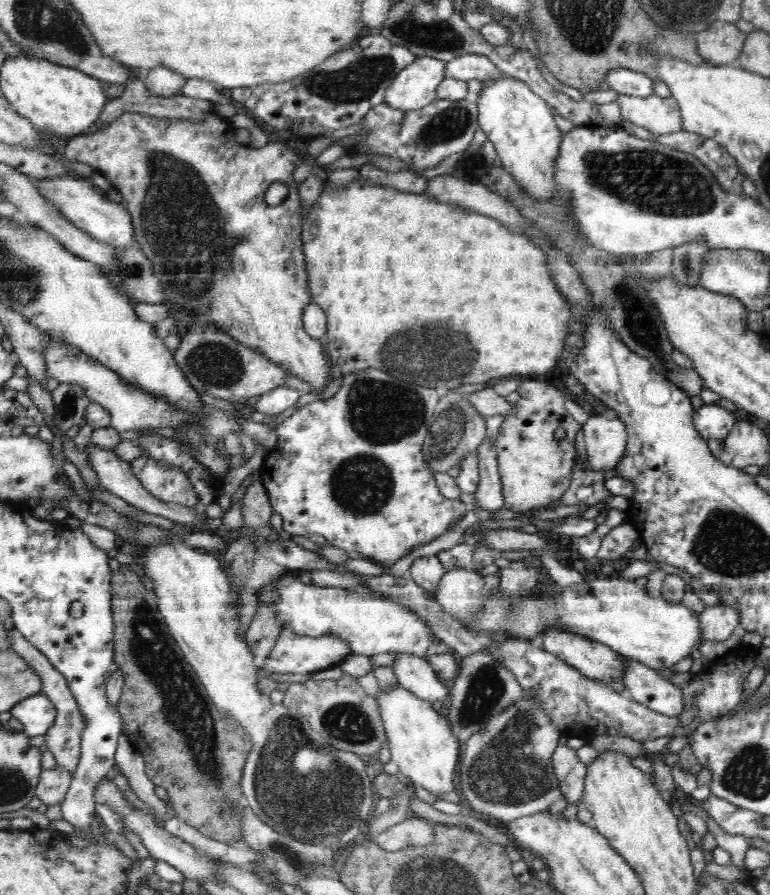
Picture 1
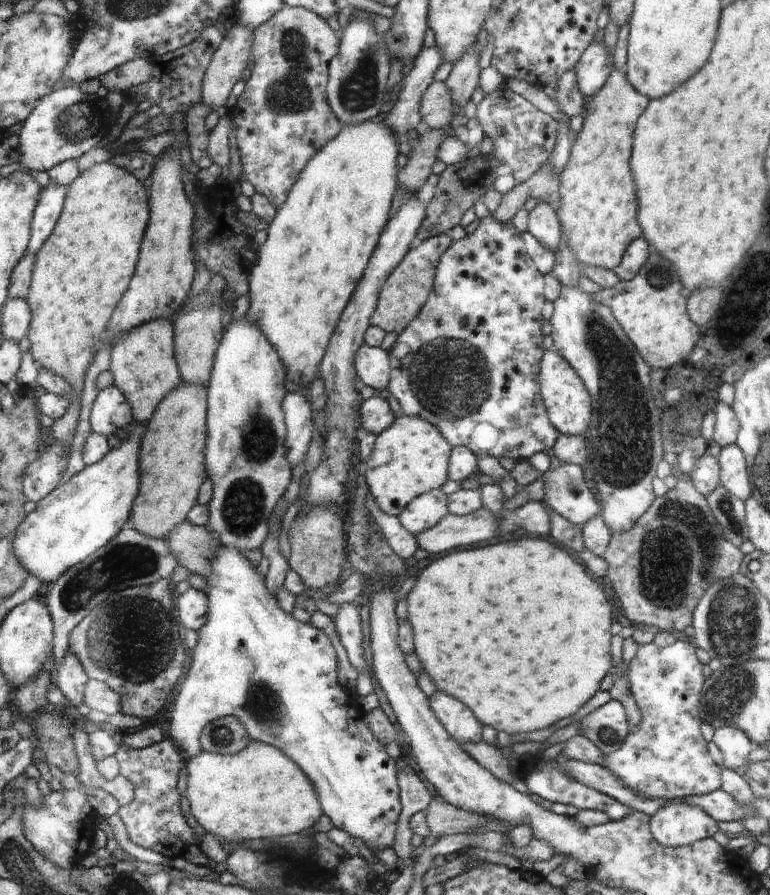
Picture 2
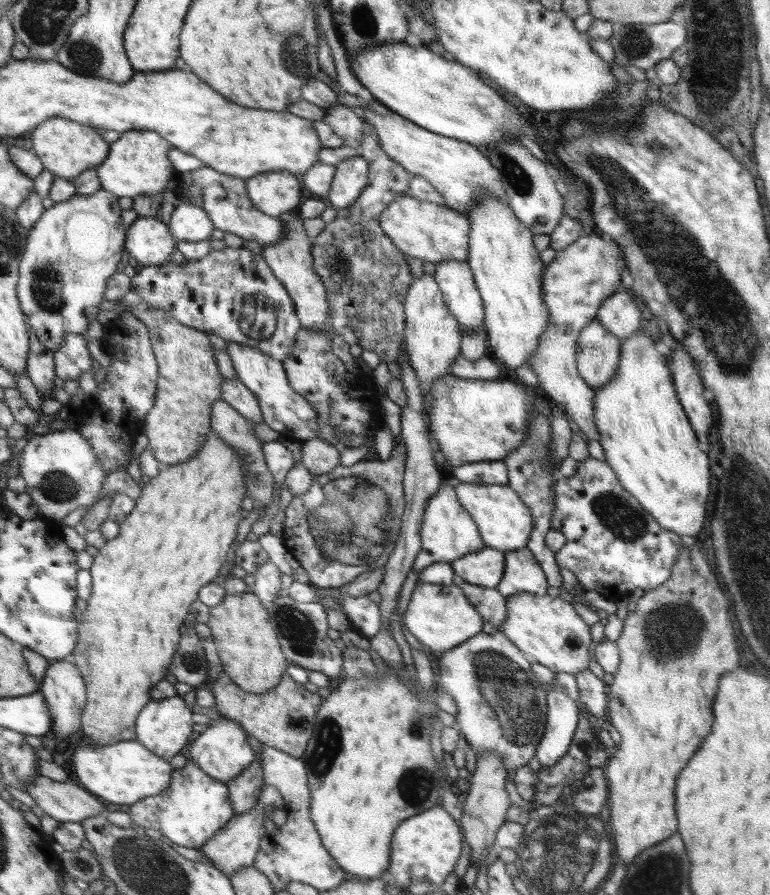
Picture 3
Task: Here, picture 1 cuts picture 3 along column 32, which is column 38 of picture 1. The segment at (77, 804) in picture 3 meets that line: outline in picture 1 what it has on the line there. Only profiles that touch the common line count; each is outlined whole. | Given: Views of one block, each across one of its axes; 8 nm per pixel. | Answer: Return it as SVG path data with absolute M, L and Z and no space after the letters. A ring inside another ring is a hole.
M57 766L41 772L35 795L42 800L43 810L65 799L72 777L67 770Z

